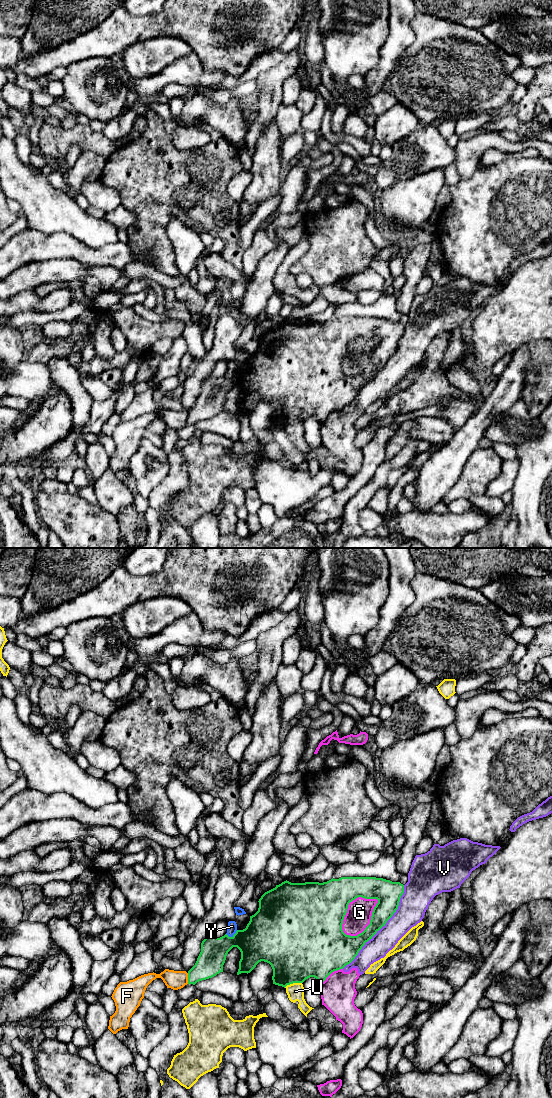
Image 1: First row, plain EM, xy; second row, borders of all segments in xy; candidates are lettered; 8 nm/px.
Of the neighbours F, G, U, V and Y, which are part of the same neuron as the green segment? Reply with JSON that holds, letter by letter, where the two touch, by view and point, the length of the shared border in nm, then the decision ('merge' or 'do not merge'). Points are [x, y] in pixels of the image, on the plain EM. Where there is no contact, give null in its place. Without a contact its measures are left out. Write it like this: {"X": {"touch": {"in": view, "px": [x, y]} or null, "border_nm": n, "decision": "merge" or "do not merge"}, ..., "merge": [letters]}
{"F": {"touch": {"in": "xy", "px": [188, 418]}, "border_nm": 90, "decision": "do not merge"}, "G": {"touch": {"in": "xy", "px": [367, 366]}, "border_nm": 380, "decision": "do not merge"}, "U": {"touch": {"in": "xy", "px": [292, 423]}, "border_nm": 150, "decision": "do not merge"}, "V": {"touch": {"in": "xy", "px": [380, 368]}, "border_nm": 850, "decision": "do not merge"}, "Y": {"touch": {"in": "xy", "px": [231, 377]}, "border_nm": 100, "decision": "do not merge"}, "merge": []}

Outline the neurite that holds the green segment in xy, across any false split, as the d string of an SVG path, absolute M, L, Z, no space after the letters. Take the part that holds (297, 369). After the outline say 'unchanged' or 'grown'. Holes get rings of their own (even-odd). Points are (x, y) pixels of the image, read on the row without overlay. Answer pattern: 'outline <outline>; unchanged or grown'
outline M341 317L327 322L291 323L284 321L275 328L265 332L259 339L258 351L250 356L246 368L237 370L229 377L227 374L217 378L210 374L201 383L201 392L195 405L188 411L188 424L212 418L223 412L223 405L228 392L237 387L241 392L237 415L250 413L256 405L267 402L273 409L273 424L286 427L293 423L303 423L310 417L316 418L321 423L334 411L343 409L350 404L359 391L372 377L387 363L399 346L400 338L404 333L404 325L400 322L392 322L376 317ZM358 337L365 339L377 339L378 343L373 349L370 364L357 376L346 375L342 370L344 357L350 342Z; unchanged

